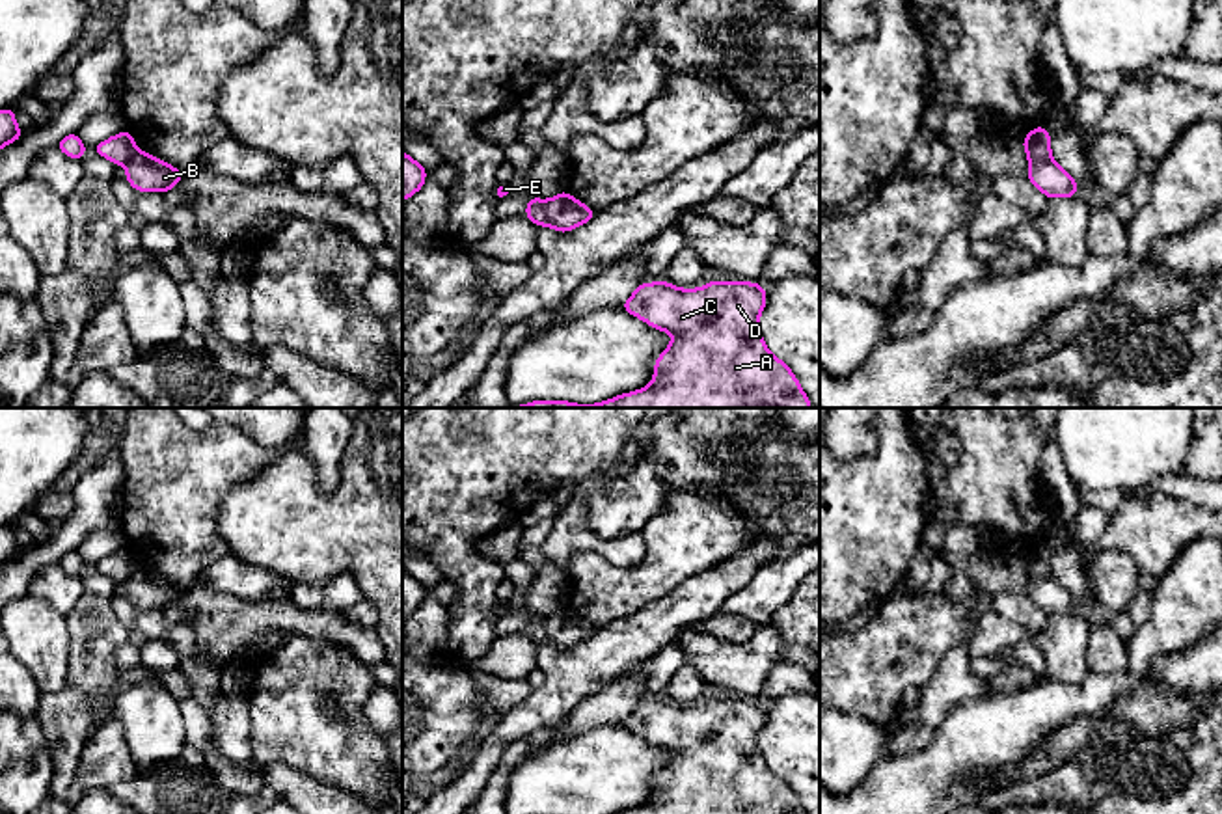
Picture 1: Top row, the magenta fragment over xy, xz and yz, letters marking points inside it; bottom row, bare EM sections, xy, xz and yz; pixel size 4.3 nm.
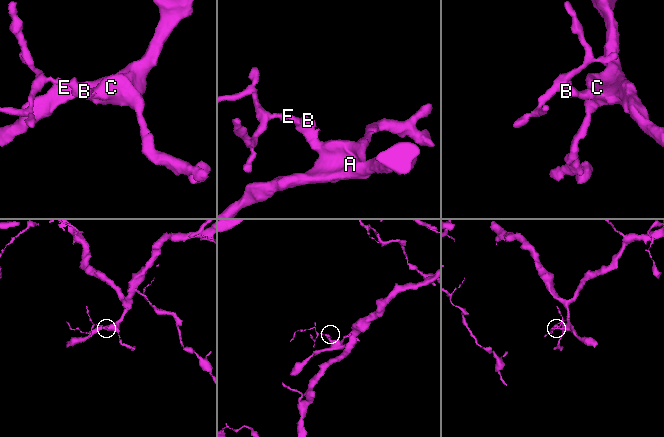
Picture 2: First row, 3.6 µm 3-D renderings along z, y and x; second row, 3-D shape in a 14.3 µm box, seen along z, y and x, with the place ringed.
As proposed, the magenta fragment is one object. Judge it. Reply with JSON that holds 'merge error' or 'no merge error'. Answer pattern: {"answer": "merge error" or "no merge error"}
{"answer": "merge error"}

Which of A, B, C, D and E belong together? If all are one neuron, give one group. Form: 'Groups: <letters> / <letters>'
Groups: A B C D / E

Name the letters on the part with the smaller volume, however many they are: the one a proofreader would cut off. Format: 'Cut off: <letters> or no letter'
Cut off: E

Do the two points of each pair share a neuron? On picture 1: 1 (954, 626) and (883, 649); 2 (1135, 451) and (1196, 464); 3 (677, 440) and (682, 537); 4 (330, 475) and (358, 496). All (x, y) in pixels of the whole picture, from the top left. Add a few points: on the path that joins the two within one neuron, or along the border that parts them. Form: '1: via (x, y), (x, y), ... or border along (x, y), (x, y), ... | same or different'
1: via (937, 626), (926, 626), (900, 639) | same
2: border along (1194, 427), (1183, 472) | different
3: border along (721, 494), (703, 487), (673, 488), (649, 520) | different
4: border along (349, 440), (339, 466), (339, 483), (325, 494) | different

